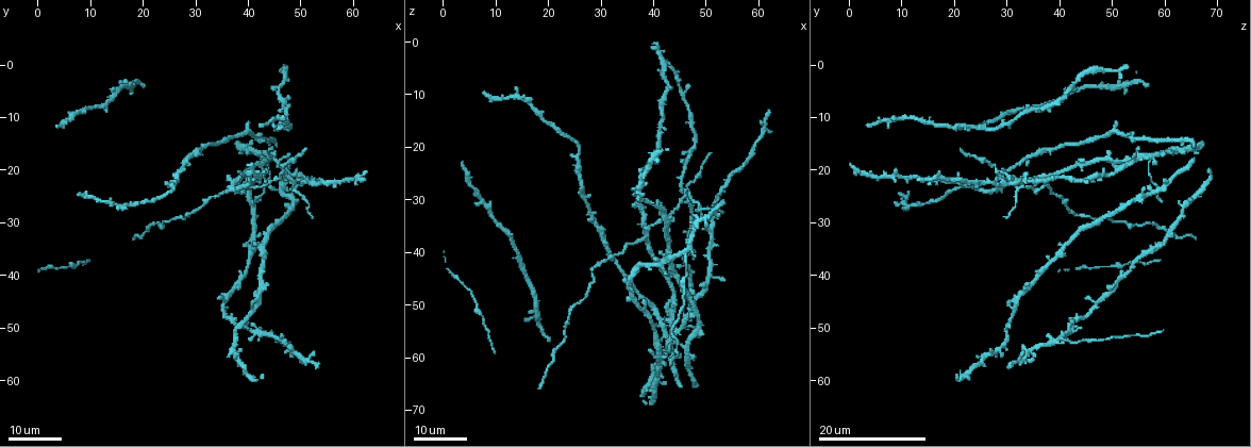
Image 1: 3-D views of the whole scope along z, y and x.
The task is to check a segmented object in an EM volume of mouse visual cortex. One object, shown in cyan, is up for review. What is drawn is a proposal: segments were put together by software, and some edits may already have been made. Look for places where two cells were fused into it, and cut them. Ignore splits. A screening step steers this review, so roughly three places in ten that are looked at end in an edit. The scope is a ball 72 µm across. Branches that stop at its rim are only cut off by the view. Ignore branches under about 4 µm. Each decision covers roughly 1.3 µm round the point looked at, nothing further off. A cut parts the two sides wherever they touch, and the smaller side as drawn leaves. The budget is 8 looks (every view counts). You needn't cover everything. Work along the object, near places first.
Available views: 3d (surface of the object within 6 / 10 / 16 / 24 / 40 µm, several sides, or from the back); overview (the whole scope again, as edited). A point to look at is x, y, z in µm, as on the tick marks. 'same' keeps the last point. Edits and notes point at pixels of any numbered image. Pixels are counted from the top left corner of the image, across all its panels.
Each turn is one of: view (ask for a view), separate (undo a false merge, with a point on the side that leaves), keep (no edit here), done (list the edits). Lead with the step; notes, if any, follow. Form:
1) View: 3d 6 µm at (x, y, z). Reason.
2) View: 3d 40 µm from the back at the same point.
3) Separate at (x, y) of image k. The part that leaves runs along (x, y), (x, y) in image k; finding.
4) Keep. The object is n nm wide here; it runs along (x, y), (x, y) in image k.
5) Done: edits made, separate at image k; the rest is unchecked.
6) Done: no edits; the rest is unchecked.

View: 3d 24 µm at (46.5, 52.0, 40.5).

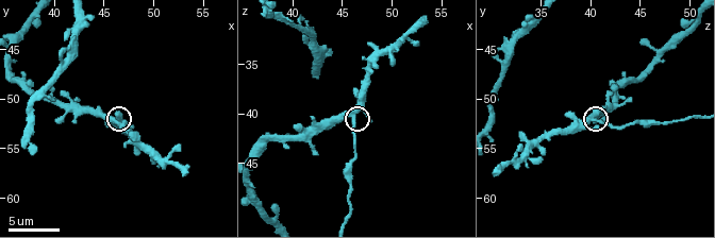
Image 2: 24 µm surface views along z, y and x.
View: 3d 6 µm at (46.0, 52.2, 40.2). Closer look.

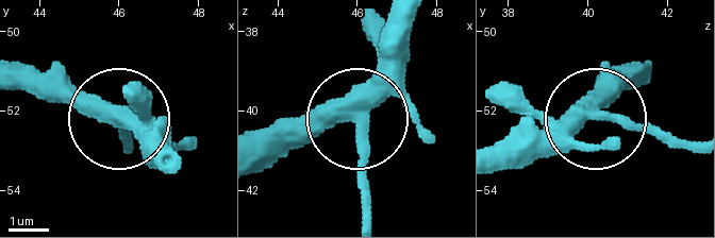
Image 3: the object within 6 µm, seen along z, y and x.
Separate at (125, 148) of image 3. The side arm is 15 µm long; the part that leaves runs along (365, 167), (365, 215) in image 3; a second cell is stuck on.

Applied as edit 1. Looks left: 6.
View: 3d 24 µm at (38.0, 23.0, 38.0).

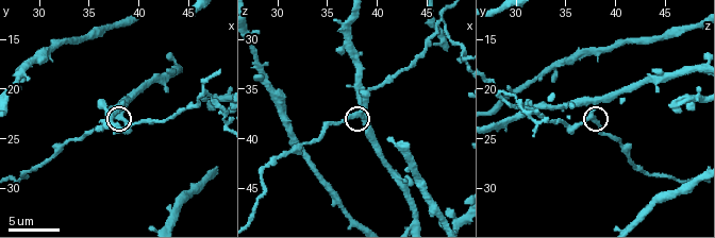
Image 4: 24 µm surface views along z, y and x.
View: 3d 10 µm at (37.8, 23.0, 37.6).

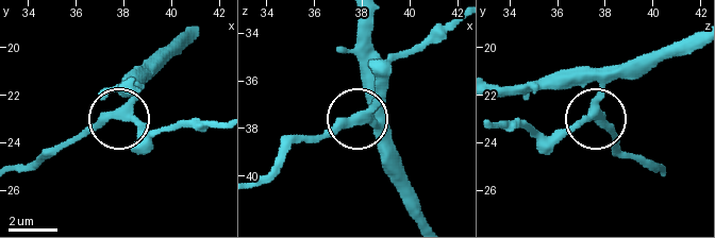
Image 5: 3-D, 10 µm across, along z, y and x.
View: 3d 6 µm at (38.0, 23.0, 37.4).

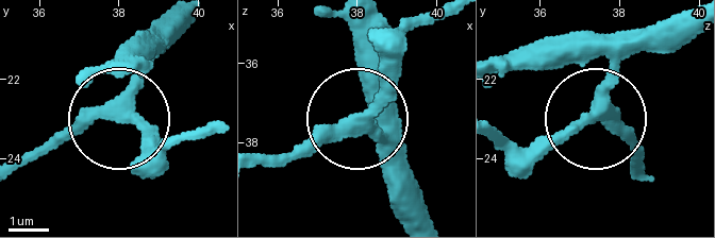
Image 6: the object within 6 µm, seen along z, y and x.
Separate at (76, 122) of image 6. The object is 310 nm wide here; the part that leaves runs along (126, 89), (17, 157) in image 6; a second cell is stuck on.

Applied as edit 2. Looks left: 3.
View: 3d 16 µm at (40.5, 27.0, 64.0). Arms part here.

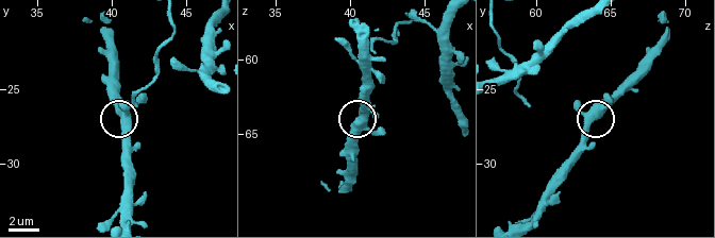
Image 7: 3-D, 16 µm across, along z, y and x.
View: 3d 10 µm at (40.8, 27.0, 63.8).

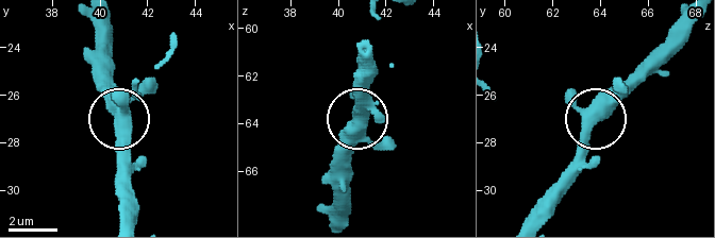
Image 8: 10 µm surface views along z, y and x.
Keep. The object is 440 nm wide here; one cell here.

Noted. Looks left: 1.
Done: edits made, separate at image 3, separate at image 6; the rest is unchecked.

